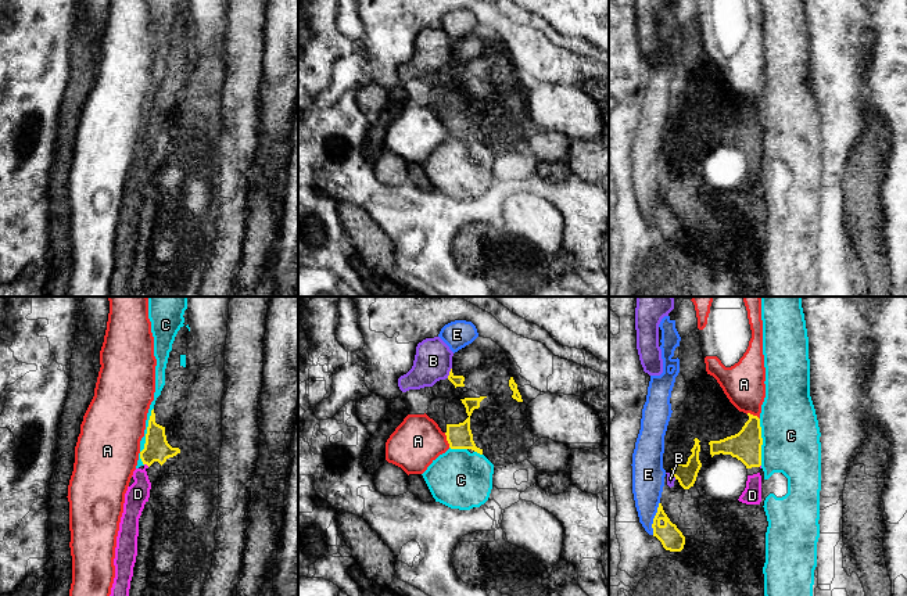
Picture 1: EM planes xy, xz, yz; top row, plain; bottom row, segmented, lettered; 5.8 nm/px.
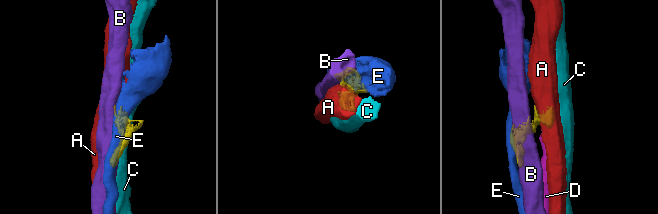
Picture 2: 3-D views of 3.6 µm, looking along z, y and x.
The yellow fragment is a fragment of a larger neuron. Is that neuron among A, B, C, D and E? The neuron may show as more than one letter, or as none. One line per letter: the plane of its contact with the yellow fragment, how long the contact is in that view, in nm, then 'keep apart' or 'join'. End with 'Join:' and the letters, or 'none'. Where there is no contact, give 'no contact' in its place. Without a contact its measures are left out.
A: meets yellow in xz; contact 90 nm long; keep apart
B: meets yellow in xz; contact 70 nm long; keep apart
C: meets yellow in xy; contact 340 nm long; keep apart
D: meets yellow in xy; contact 40 nm long; join
E: meets yellow in yz; contact 200 nm long; keep apart
Join: D

